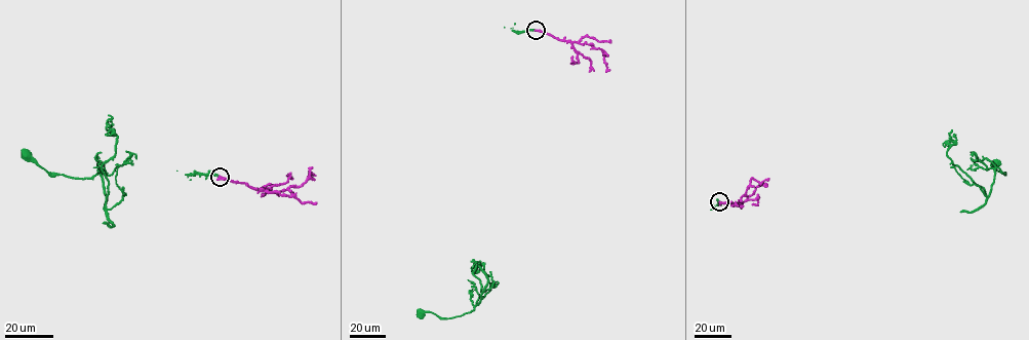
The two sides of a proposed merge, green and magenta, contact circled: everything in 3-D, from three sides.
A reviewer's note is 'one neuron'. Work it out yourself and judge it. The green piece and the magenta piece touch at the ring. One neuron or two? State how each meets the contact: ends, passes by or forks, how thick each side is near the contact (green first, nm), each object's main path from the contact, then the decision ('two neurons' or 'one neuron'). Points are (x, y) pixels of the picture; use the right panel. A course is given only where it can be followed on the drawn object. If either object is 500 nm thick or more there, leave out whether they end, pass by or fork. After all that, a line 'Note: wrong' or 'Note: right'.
green ends there; magenta ends there; 400 nm thick on the green side, 480 nm on the other; green runs (719, 201), (946, 155), (981, 186), (988, 196), (994, 170), (998, 167), (1005, 173), (996, 170), (995, 162); magenta runs (719, 201), (739, 203), (752, 179), (761, 183), (768, 178); one neuron
Note: right

